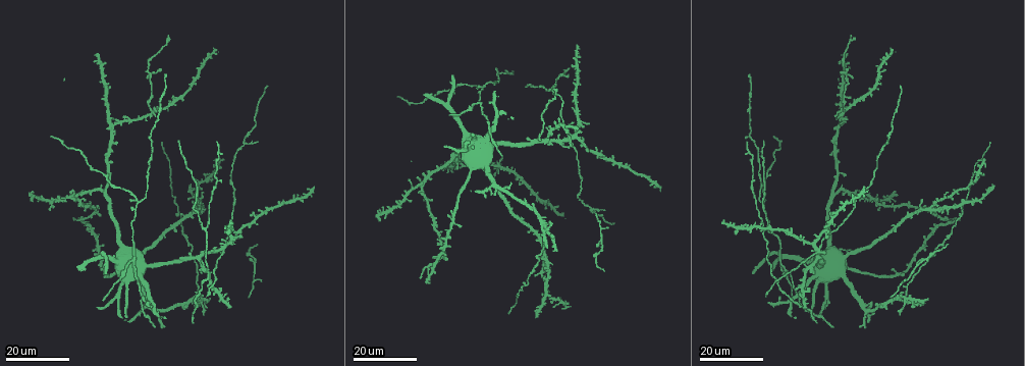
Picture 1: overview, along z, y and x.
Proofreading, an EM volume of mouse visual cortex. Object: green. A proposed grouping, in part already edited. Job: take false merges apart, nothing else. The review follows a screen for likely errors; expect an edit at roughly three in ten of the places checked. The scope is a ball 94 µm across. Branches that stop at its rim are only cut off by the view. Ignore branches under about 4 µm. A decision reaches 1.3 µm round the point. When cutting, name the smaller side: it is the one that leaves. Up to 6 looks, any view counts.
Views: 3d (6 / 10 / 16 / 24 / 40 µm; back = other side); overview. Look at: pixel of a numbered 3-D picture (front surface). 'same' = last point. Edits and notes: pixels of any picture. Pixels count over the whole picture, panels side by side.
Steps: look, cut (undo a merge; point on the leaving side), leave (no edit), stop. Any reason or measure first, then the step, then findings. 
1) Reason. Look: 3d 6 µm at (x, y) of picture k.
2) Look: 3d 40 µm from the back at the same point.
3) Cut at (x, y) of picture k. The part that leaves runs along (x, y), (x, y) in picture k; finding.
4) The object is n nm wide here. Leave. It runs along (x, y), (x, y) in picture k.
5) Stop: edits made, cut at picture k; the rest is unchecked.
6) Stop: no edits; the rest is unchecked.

Looks like a crossing. Look: 3d 16 µm at (906, 298) of picture 1.

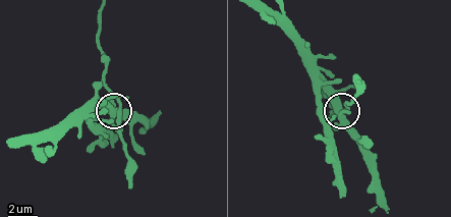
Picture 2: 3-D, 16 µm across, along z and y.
Look: 3d 6 µm at (120, 110) of picture 2.

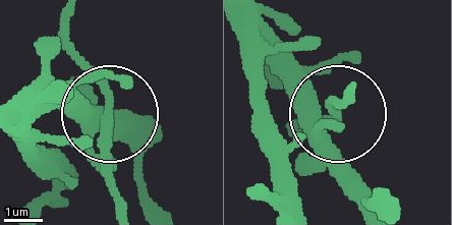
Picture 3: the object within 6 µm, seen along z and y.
Leave. All the same neuron.

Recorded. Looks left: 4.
Calibre changes. Look: 3d 16 µm at (133, 232) of picture 1.

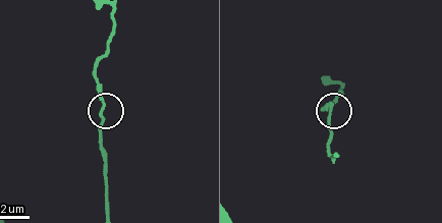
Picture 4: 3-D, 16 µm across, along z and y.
Look: 3d 6 µm at (331, 103) of picture 4.

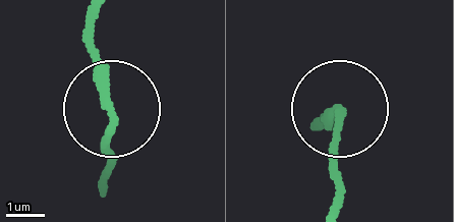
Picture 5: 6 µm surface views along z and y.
Leave. It runs along (105, 174), (112, 106), (96, 18) in picture 5; one neuron here.

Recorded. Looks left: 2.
Three-way junction. Look: 3d 16 µm at (134, 261) of picture 1.

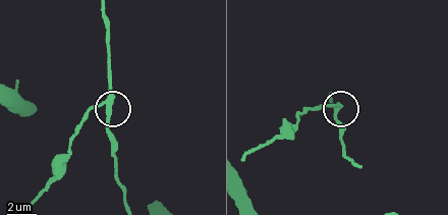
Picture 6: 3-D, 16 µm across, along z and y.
Look: 3d 10 µm at (104, 102) of picture 6.

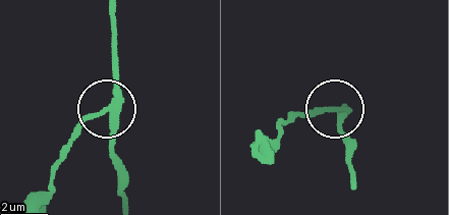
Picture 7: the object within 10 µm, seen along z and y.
3 arms meet here. Cut at (80, 130) of picture 7. The part that leaves runs along (103, 109), (68, 150), (47, 202) in picture 7; two neurons meet here.

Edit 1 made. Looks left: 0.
Stop: edits made, cut at picture 7; the rest is unchecked.

